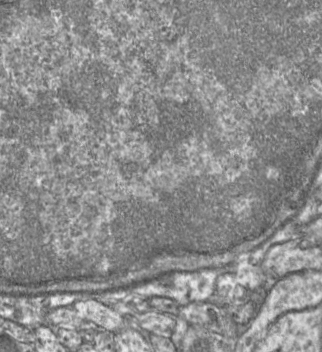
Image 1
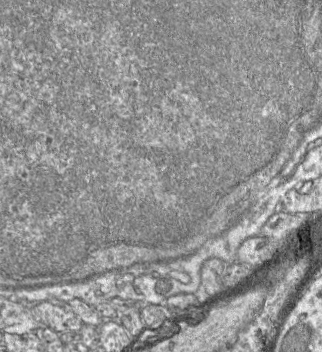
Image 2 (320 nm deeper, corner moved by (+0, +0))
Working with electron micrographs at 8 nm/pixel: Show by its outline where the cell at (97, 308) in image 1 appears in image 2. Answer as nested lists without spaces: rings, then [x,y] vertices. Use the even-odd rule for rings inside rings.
[[[49,302],[37,304],[32,308],[32,313],[44,327],[50,328],[57,333],[65,331],[79,332],[83,324],[72,310],[64,309]]]

